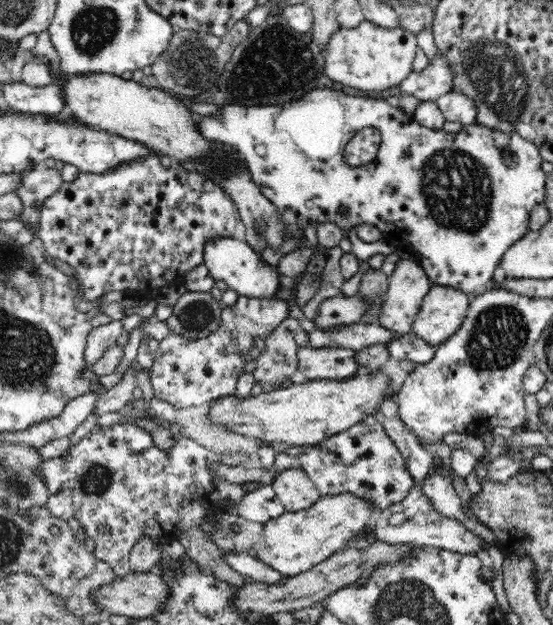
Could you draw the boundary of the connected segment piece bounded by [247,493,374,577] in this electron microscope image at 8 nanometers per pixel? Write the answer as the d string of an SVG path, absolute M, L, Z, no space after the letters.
M350 493L321 495L310 508L288 512L264 524L262 534L248 550L250 555L278 570L286 577L310 570L368 527L368 518L374 512L374 503Z

